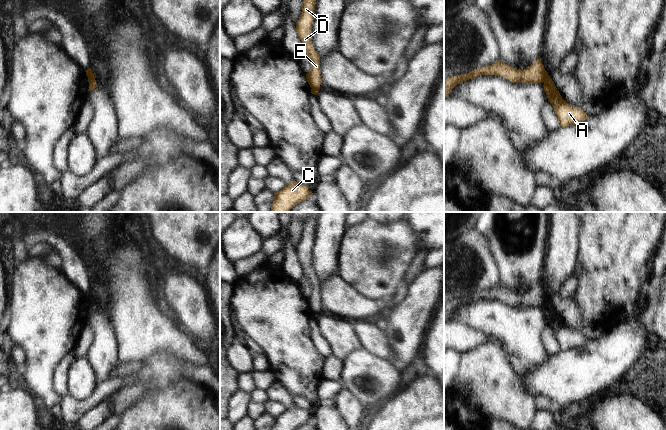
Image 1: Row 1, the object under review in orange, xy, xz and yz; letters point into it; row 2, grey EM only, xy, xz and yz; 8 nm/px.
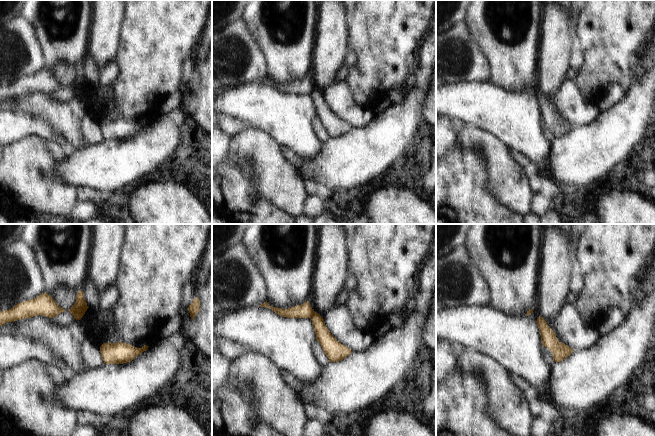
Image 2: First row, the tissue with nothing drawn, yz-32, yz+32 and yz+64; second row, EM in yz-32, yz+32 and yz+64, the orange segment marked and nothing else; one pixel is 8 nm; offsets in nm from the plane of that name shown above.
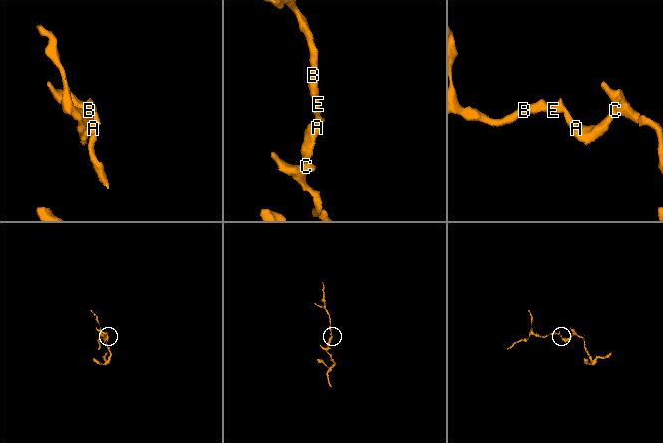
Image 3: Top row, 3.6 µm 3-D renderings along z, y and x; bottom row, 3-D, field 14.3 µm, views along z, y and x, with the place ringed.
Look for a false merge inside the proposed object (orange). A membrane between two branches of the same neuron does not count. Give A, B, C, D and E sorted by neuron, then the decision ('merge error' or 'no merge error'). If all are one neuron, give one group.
A C / B D E | merge error

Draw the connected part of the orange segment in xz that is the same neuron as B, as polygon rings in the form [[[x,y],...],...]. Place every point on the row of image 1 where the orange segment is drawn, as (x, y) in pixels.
[[[303,0],[302,13],[296,23],[296,31],[302,42],[303,54],[311,63],[311,69],[306,79],[312,89],[320,90],[322,79],[320,76],[320,55],[312,46],[312,23],[314,19],[316,0]]]

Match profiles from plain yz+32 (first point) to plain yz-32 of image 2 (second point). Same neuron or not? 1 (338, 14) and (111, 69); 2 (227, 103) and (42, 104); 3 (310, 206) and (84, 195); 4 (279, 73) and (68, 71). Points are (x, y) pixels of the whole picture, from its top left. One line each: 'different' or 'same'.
1: different
2: same
3: different
4: different

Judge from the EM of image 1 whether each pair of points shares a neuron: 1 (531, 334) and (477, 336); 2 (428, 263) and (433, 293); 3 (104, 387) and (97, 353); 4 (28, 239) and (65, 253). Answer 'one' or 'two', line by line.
1: two
2: two
3: two
4: one

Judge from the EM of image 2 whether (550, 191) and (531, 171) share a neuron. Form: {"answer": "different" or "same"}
{"answer": "same"}

